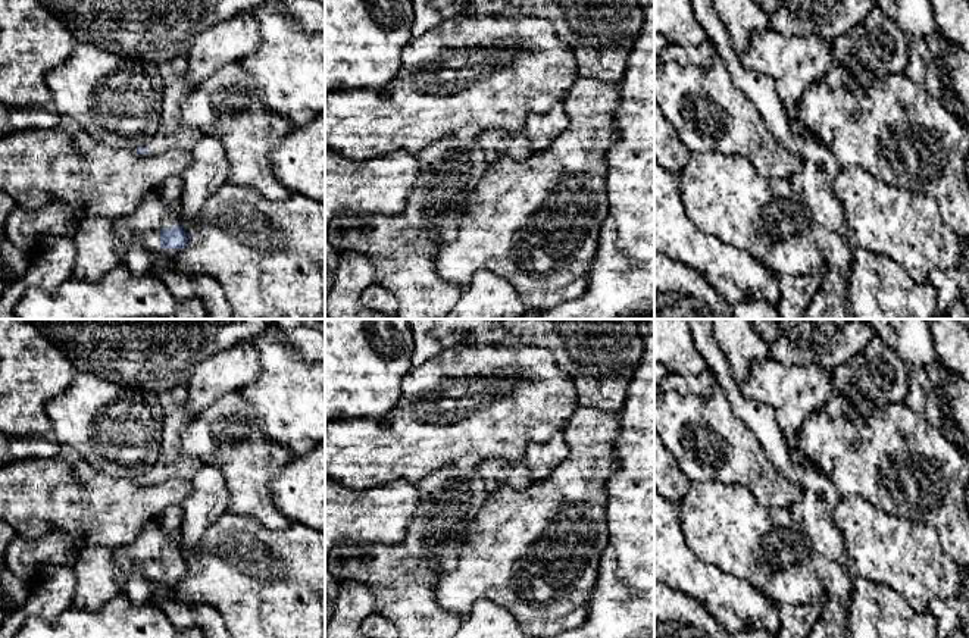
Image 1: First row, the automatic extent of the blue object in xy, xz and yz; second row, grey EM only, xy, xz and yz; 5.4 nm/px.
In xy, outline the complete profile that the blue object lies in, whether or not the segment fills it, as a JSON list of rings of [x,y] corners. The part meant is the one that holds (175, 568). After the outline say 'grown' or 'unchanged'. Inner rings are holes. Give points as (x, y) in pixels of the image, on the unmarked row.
[[[151,520],[144,523],[134,542],[113,550],[113,562],[116,564],[115,581],[121,594],[125,589],[121,567],[131,562],[140,562],[144,576],[163,587],[174,587],[188,572],[179,544],[168,538]]]; grown

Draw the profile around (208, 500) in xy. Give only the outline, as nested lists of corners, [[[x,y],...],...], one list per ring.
[[[203,465],[191,479],[191,491],[182,501],[182,556],[188,570],[196,572],[203,556],[207,528],[228,512],[229,491],[221,470]]]

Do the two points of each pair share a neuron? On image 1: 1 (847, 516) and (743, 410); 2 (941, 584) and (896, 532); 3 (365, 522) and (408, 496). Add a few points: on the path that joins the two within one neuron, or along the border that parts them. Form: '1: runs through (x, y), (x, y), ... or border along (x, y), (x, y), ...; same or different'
1: border along (840, 499), (834, 509), (834, 524), (846, 540); different
2: runs through (928, 571), (903, 546); same
3: runs through (375, 515), (384, 513), (397, 502); same

